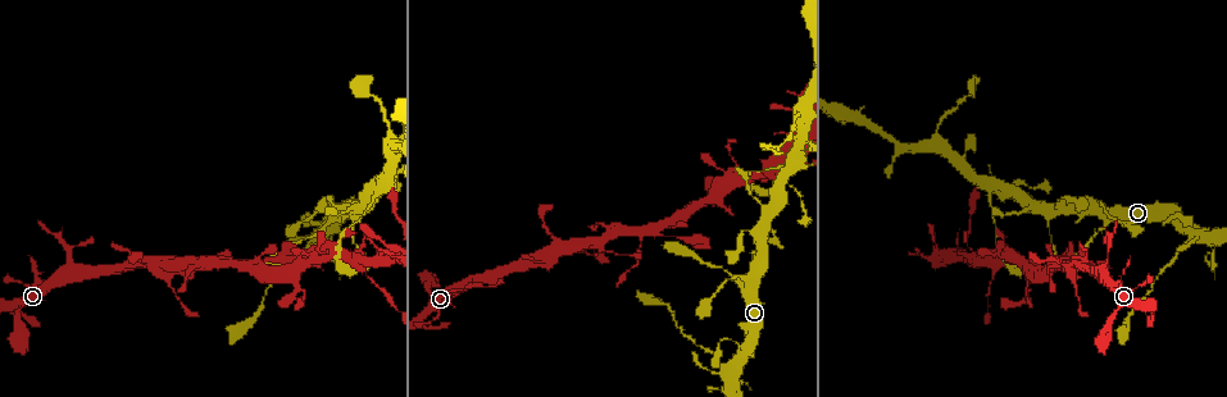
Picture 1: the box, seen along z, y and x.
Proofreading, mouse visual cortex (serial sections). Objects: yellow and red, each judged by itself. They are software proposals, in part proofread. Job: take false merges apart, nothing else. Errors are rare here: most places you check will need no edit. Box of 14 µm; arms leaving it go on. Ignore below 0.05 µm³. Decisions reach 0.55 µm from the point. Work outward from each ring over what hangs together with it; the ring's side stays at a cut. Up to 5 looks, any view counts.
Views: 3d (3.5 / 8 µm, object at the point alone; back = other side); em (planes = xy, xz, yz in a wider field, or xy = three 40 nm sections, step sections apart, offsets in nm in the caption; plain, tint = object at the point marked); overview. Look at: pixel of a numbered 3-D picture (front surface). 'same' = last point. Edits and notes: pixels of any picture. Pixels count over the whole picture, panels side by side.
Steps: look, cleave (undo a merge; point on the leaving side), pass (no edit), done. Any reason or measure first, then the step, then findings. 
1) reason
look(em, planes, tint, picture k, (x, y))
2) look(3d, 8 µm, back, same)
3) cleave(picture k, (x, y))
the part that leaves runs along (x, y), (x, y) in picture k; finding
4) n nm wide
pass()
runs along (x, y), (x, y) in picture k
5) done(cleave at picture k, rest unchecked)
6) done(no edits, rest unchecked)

sharp bend
look(3d, 3.5 µm, picture 1, (1107, 222))

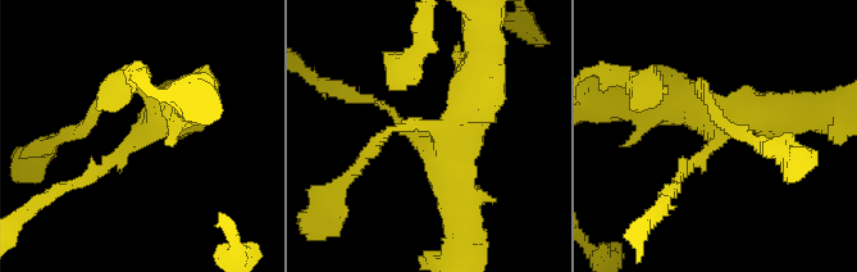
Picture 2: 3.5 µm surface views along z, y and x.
arms of 100, 500 nm
look(em, xy, step 5, plain, picture 2, (132, 143))

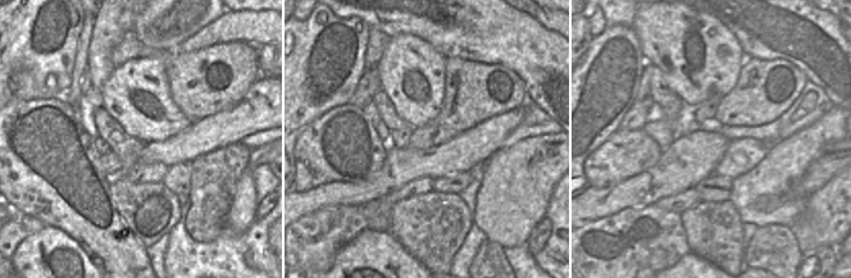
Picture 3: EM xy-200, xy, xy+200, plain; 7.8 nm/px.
with the object marked
look(em, xy, step 5, tint, same)

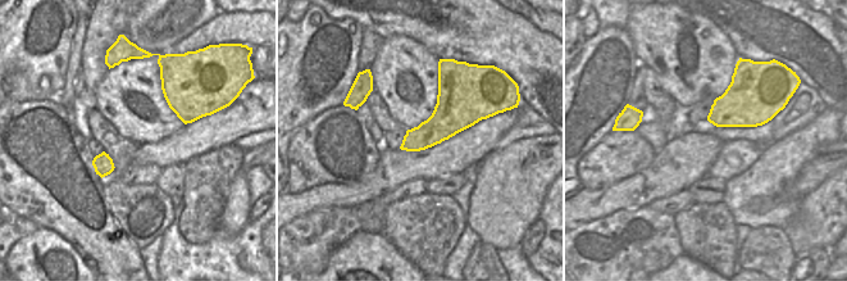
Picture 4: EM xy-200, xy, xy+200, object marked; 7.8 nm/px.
pass()
runs along (455, 187), (451, 144), (360, 98) in picture 2; all the same cell

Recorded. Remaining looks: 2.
look(3d, 8 µm, picture 1, (935, 134))

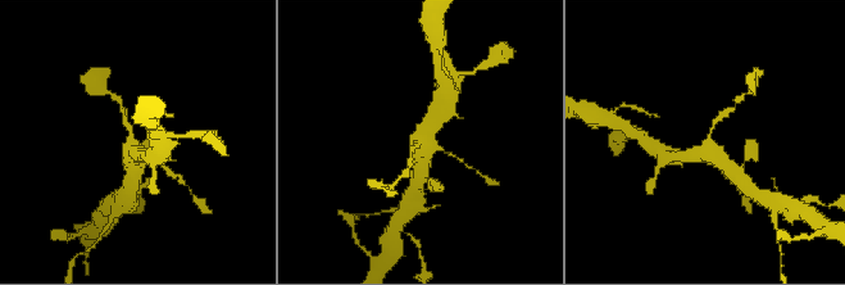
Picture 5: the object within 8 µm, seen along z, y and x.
3 arms; arms of 200, 450, 500 nm; need the tissue
look(em, planes, tint, picture 5, (419, 142))

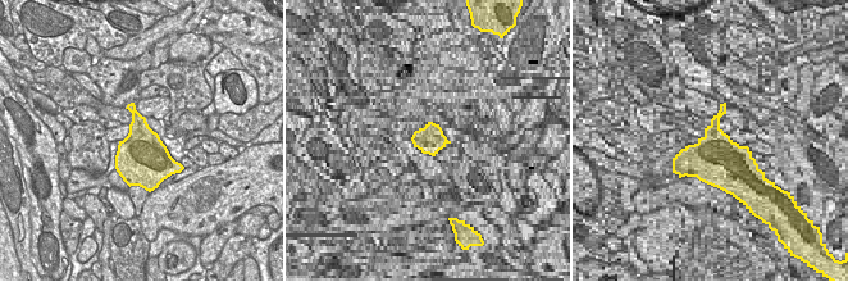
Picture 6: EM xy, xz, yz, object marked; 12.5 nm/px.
pass()
runs along (133, 168), (135, 154), (123, 111) in picture 5; all the same cell

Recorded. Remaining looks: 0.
done(no edits, rest unchecked)

